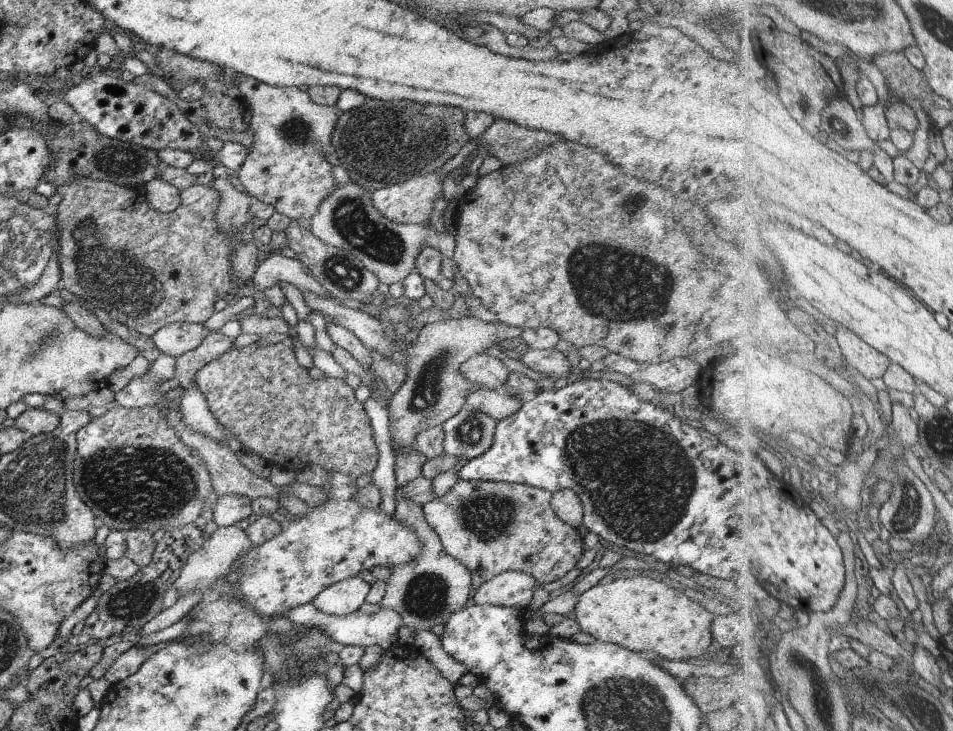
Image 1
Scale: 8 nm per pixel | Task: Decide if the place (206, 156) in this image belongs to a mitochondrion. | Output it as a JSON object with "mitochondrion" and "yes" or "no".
{"mitochondrion":"no"}

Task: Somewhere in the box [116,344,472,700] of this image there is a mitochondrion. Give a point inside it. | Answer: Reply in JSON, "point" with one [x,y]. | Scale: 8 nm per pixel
{"point":[428,596]}

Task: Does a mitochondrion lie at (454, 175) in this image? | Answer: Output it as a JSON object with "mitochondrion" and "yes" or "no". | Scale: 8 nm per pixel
{"mitochondrion":"no"}

